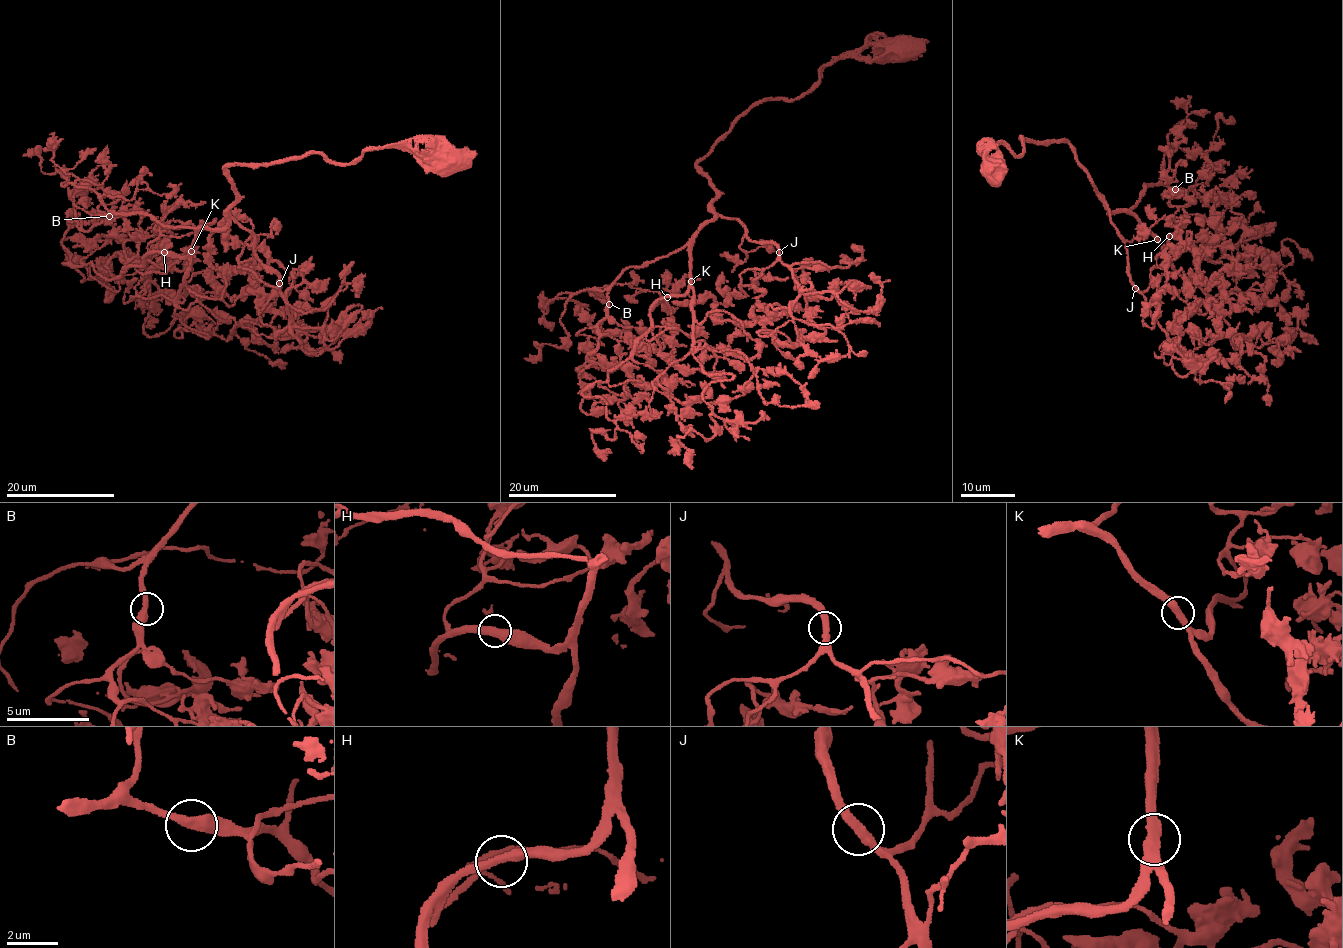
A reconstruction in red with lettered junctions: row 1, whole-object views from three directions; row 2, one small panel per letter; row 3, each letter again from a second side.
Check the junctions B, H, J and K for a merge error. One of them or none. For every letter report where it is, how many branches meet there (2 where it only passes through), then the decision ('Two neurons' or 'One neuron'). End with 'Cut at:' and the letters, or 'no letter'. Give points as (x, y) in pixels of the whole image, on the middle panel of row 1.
B: Place: (609, 304). Branches: 2. One neuron
H: Place: (667, 297). Branches: 2. One neuron
J: Place: (779, 252). Branches: 2. One neuron
K: Place: (691, 281). Branches: 2. One neuron
Cut at: no letter

